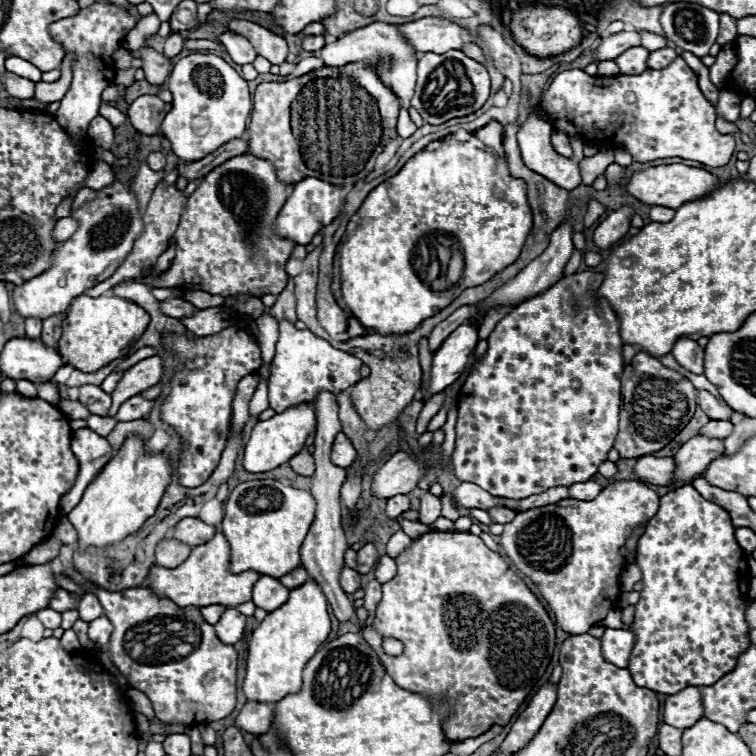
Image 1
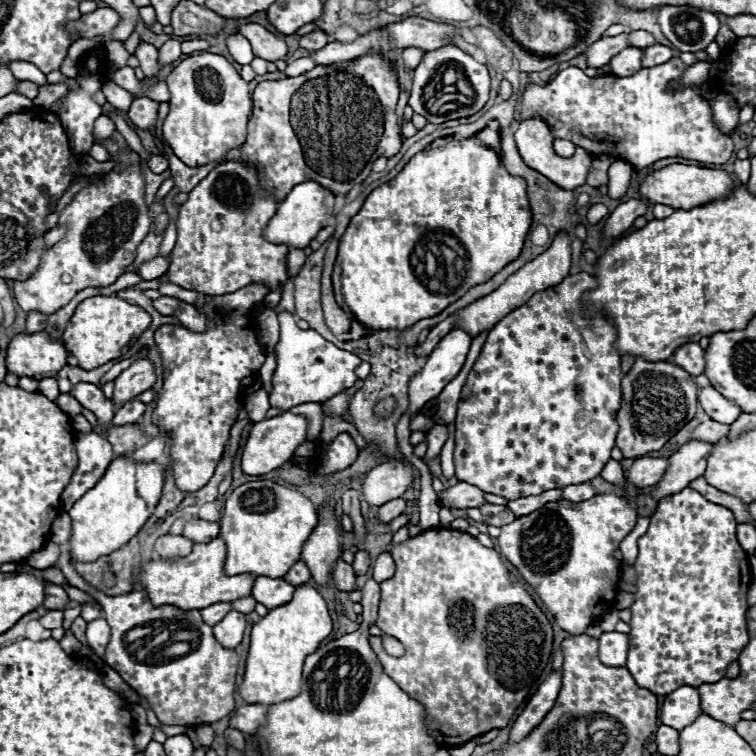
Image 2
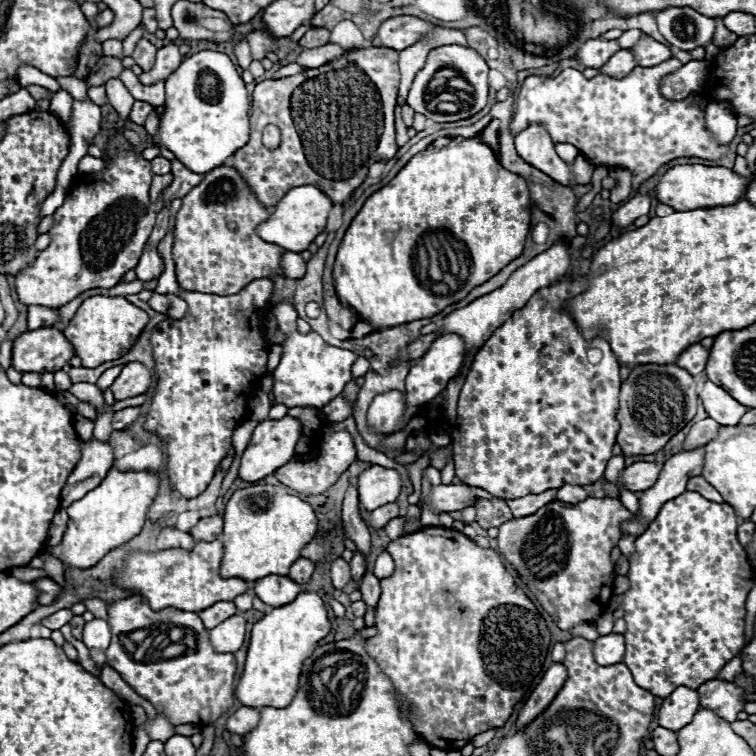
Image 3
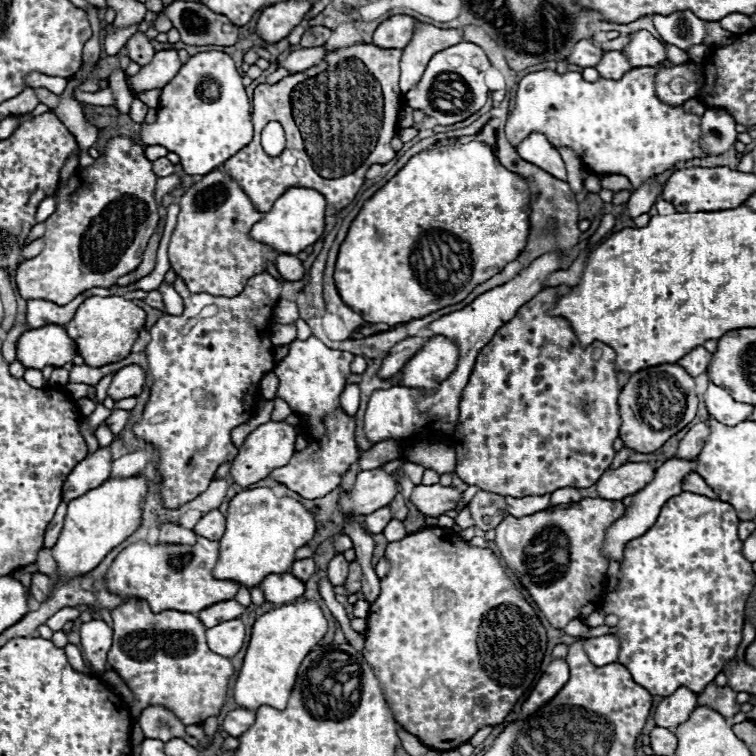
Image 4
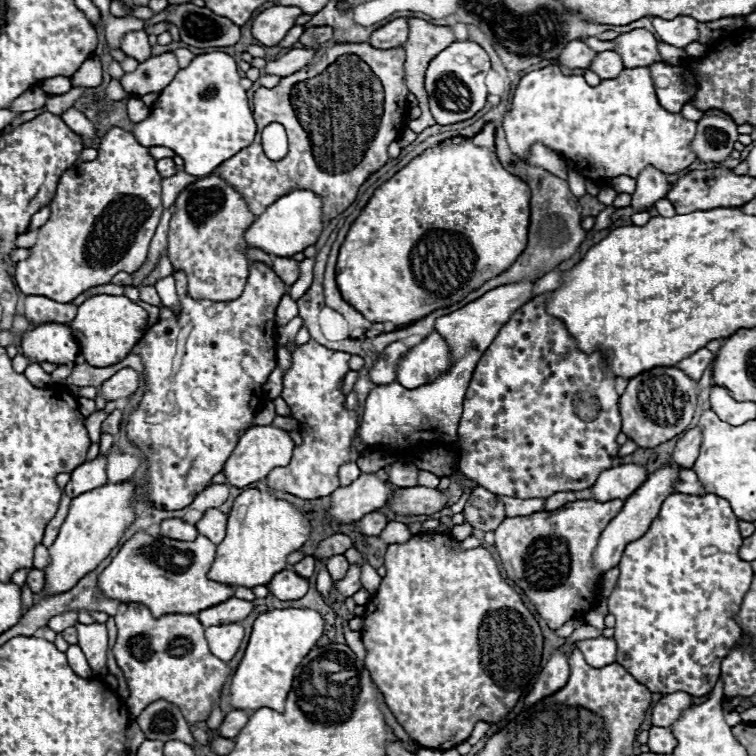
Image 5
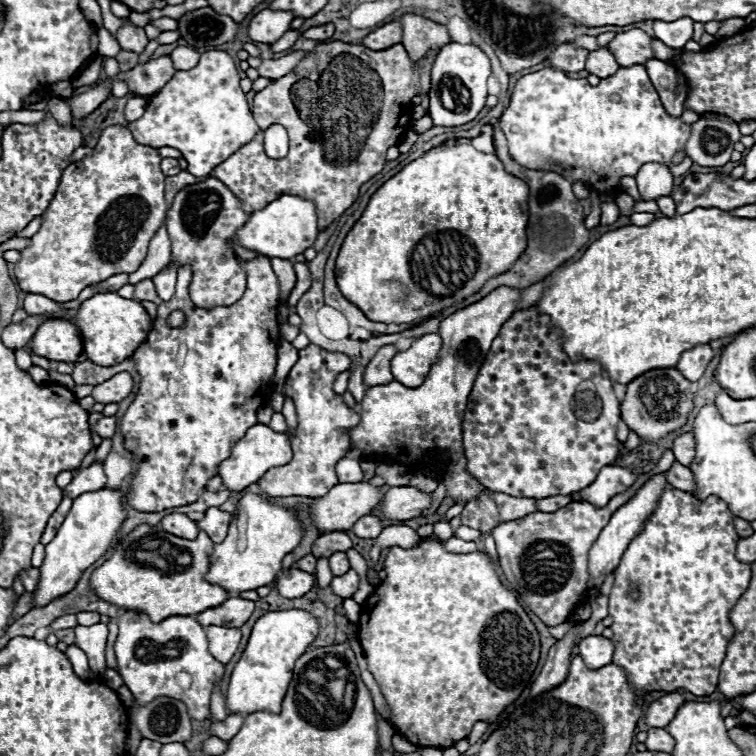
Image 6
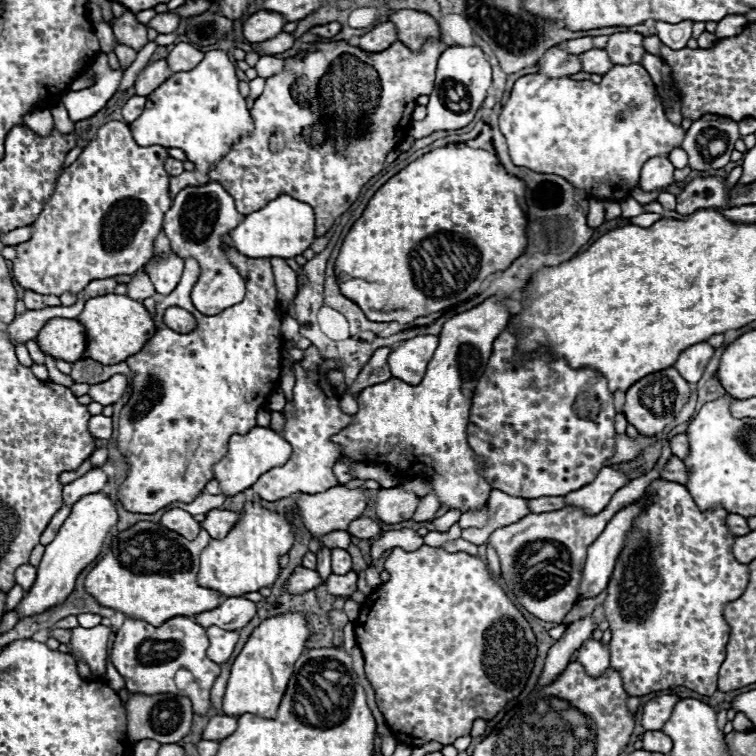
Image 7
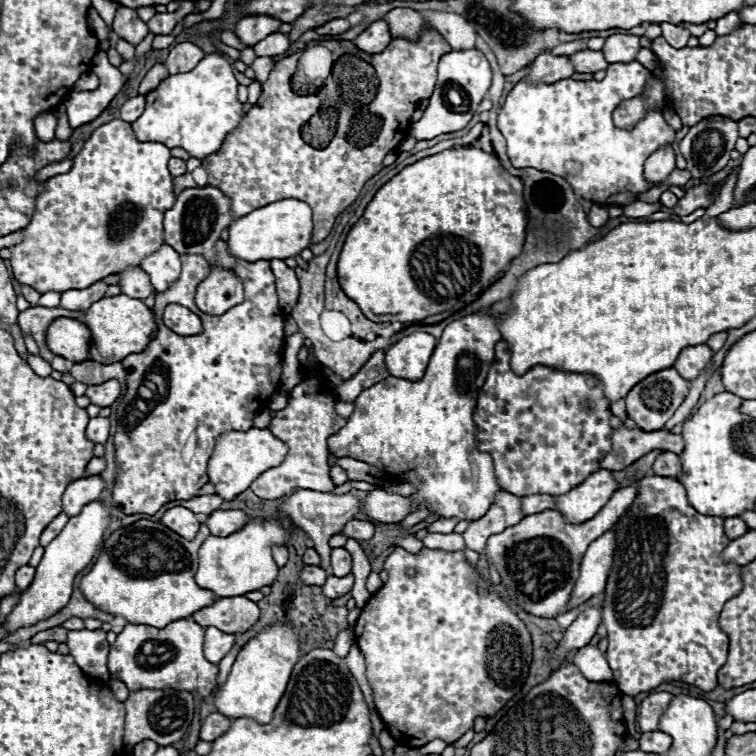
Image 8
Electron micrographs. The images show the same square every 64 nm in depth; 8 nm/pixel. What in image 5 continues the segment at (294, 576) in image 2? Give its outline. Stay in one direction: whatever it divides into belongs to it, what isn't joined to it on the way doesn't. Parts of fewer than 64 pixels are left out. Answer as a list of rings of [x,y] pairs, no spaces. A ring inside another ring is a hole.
[[[306,556],[304,560],[300,560],[298,564],[294,564],[292,568],[294,568],[294,572],[298,574],[298,576],[302,576],[302,578],[310,578],[312,576],[312,572],[314,572],[314,558],[312,556]]]

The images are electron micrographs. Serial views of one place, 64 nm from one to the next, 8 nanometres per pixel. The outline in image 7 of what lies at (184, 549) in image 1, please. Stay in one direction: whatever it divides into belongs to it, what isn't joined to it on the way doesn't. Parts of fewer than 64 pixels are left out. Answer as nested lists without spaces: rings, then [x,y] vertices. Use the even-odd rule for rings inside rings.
[[[180,508],[168,510],[168,512],[162,516],[160,524],[162,524],[164,528],[168,528],[168,530],[180,534],[180,536],[184,536],[186,540],[194,540],[194,538],[198,536],[198,532],[200,532],[200,524],[198,524],[188,512],[184,512],[184,510],[180,510]]]

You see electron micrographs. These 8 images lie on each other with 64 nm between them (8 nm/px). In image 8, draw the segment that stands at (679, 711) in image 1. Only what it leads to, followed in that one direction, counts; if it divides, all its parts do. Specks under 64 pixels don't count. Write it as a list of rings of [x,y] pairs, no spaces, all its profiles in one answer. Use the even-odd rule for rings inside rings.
[[[656,692],[650,694],[640,706],[638,706],[638,726],[642,732],[654,732],[658,730],[658,722],[662,718],[662,714],[666,712],[666,708],[672,702],[672,694],[668,692]]]

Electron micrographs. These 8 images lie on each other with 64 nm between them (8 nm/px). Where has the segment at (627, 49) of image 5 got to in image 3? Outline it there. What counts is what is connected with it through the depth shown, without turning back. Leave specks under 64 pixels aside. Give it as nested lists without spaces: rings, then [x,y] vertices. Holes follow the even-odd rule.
[[[644,36],[636,46],[632,46],[634,54],[636,54],[636,62],[638,64],[660,64],[664,60],[670,60],[670,48],[656,42],[650,36]]]

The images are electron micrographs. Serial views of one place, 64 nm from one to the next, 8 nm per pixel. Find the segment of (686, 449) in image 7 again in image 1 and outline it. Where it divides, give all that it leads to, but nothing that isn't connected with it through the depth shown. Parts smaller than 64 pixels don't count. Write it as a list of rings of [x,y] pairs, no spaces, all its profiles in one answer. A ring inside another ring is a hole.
[[[710,420],[702,430],[700,434],[702,436],[720,436],[720,440],[728,438],[732,434],[734,426],[728,422],[728,420]]]

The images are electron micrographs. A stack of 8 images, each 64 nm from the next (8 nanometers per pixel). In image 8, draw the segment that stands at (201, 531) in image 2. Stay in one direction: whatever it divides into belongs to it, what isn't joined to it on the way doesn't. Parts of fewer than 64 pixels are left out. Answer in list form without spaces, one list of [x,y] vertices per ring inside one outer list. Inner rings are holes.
[[[216,510],[208,516],[206,526],[214,536],[228,536],[240,530],[248,522],[248,516],[242,510]]]

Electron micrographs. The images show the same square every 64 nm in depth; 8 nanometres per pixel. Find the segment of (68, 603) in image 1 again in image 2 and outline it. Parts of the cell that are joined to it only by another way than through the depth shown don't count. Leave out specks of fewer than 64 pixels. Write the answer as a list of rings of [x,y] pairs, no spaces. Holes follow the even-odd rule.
[[[48,584],[46,588],[46,598],[44,598],[44,608],[48,610],[64,610],[68,606],[68,594],[62,586],[56,584]]]

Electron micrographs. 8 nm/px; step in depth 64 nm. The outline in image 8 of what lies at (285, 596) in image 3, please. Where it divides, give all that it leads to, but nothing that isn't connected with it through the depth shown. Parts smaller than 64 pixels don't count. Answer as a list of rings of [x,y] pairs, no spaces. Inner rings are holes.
[[[304,566],[302,570],[300,570],[300,574],[298,574],[298,580],[304,584],[304,586],[322,586],[324,582],[326,582],[326,578],[328,578],[328,572],[324,572],[322,568],[308,568],[308,566]]]

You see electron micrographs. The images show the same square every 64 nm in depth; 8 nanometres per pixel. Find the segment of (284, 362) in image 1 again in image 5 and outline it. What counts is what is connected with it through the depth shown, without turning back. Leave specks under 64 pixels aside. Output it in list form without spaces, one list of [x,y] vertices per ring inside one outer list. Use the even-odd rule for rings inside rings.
[[[284,294],[278,308],[276,308],[276,324],[288,324],[292,318],[298,316],[296,312],[298,312],[296,302],[288,294]],[[302,344],[292,350],[292,364],[284,370],[284,388],[280,396],[302,426],[302,446],[294,448],[294,456],[288,466],[274,468],[266,476],[272,490],[284,490],[304,500],[314,500],[330,496],[340,486],[338,470],[342,464],[352,462],[350,450],[354,450],[358,428],[358,414],[344,408],[344,394],[340,390],[340,382],[350,370],[348,360],[348,352],[328,350],[322,344]]]

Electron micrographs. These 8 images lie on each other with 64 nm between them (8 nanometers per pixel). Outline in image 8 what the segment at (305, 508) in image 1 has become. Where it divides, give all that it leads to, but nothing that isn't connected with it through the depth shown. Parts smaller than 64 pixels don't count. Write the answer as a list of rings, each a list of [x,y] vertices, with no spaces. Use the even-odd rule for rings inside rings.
[[[250,518],[238,532],[218,538],[208,536],[200,548],[200,568],[196,572],[198,586],[212,590],[220,598],[244,596],[248,592],[270,586],[278,576],[278,566],[272,558],[272,546],[286,546],[288,532],[274,518]]]

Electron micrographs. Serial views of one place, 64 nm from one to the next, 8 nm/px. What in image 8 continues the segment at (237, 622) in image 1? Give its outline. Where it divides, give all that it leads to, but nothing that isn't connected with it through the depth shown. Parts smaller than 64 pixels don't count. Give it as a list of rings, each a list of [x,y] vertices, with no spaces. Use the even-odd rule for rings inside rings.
[[[214,626],[206,628],[206,642],[204,642],[204,654],[212,664],[218,664],[234,646],[236,636],[226,634]]]

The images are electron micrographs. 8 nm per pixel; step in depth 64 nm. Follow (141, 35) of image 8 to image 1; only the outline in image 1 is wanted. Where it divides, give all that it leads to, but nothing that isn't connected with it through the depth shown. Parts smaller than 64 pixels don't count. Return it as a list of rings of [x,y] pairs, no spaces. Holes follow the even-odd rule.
[[[144,48],[140,52],[140,58],[144,62],[142,70],[146,72],[146,80],[152,84],[152,86],[164,86],[164,82],[168,80],[170,76],[170,60],[164,58],[162,54],[158,54],[156,50],[152,48]]]

